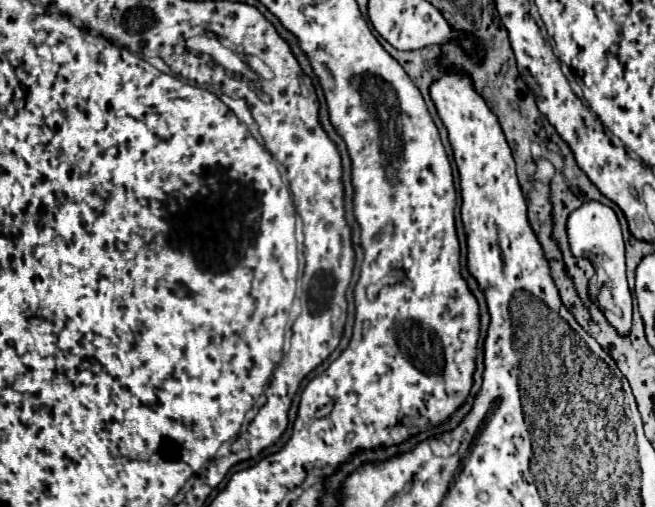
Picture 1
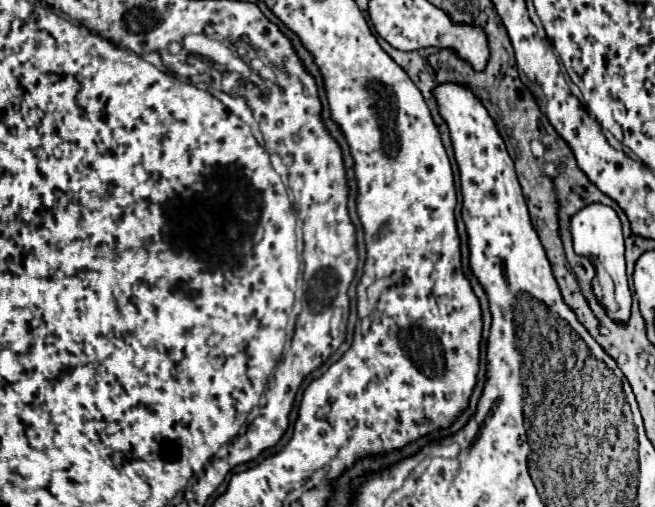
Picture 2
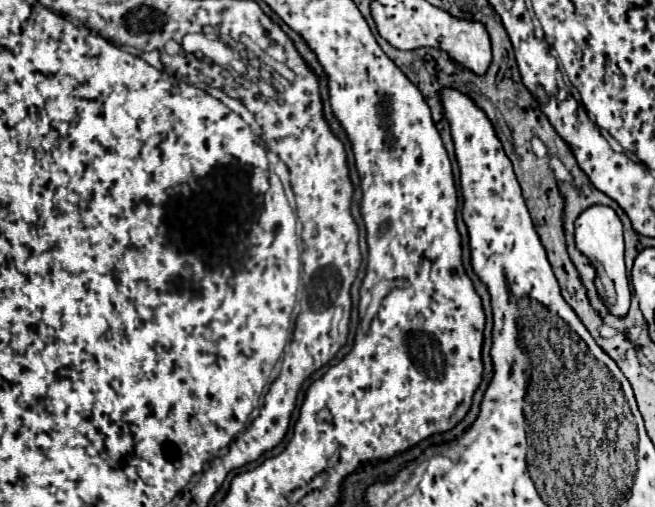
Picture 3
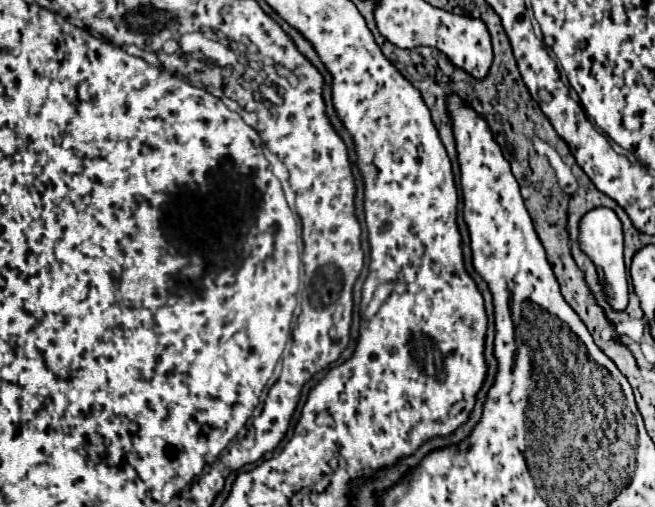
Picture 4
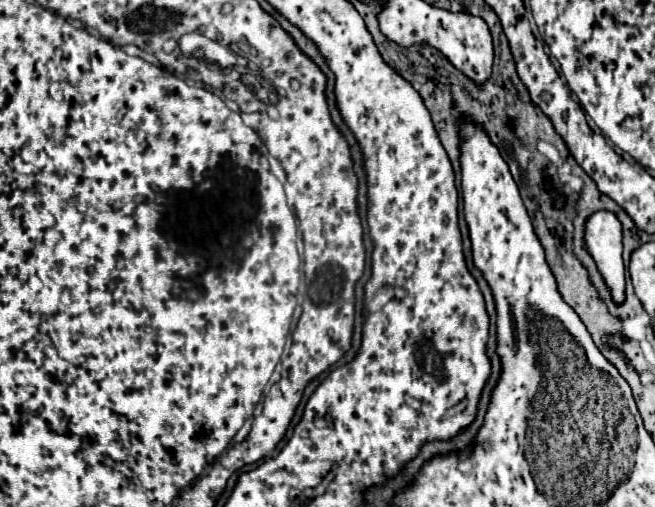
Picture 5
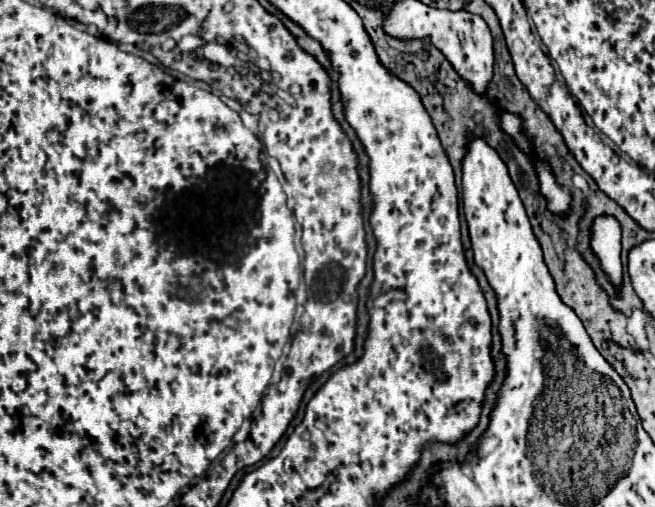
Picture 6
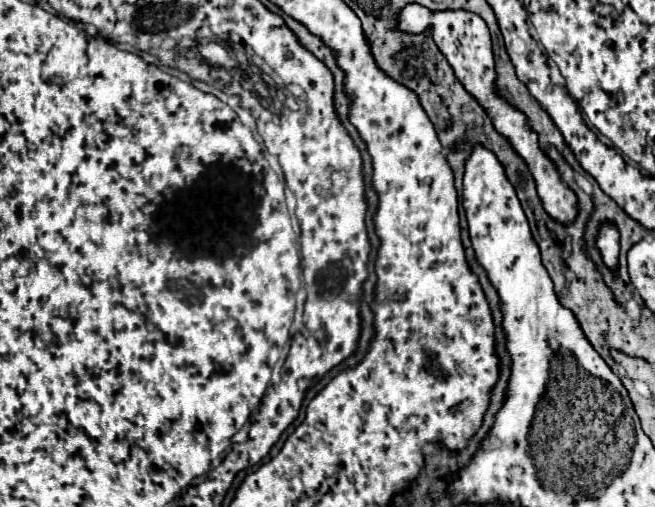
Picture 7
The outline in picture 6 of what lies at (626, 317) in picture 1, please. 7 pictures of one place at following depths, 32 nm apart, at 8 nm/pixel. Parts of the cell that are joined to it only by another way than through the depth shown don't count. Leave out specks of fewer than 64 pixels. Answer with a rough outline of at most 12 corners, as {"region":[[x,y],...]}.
{"region":[[596,216],[590,250],[608,280],[622,286],[620,222]]}

